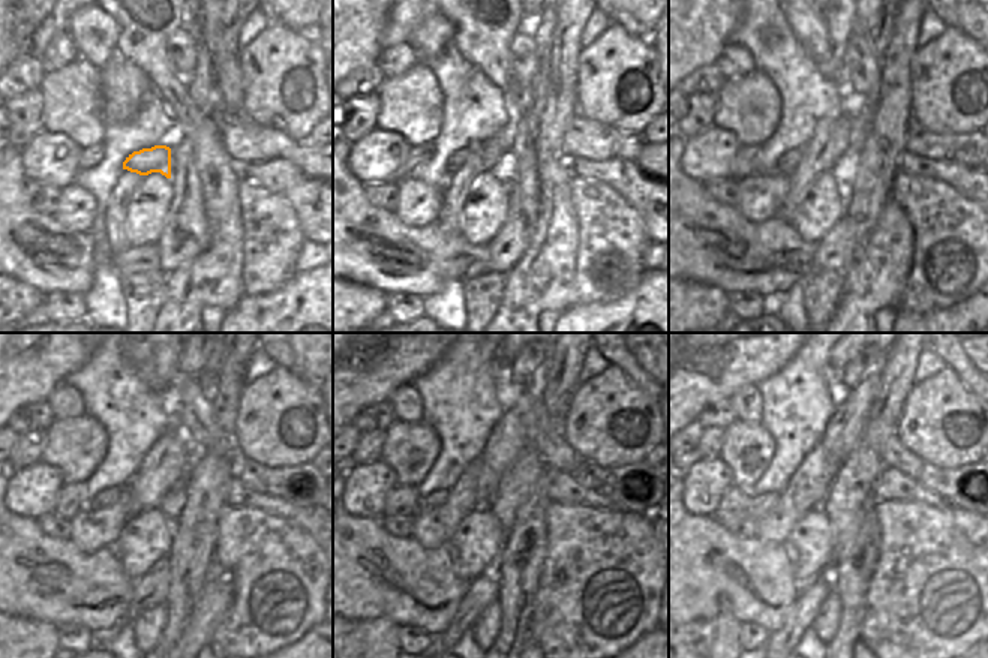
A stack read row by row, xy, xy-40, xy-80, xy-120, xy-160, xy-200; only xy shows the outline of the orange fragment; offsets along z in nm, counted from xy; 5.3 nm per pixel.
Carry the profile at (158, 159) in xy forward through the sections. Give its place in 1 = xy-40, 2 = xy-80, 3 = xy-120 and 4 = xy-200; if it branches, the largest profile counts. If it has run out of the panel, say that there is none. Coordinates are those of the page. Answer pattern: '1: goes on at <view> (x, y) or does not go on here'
1: goes on at xy-40 (455, 162)
2: goes on at xy-80 (787, 164)
3: goes on at xy-120 (108, 496)
4: goes on at xy-200 (759, 505)

